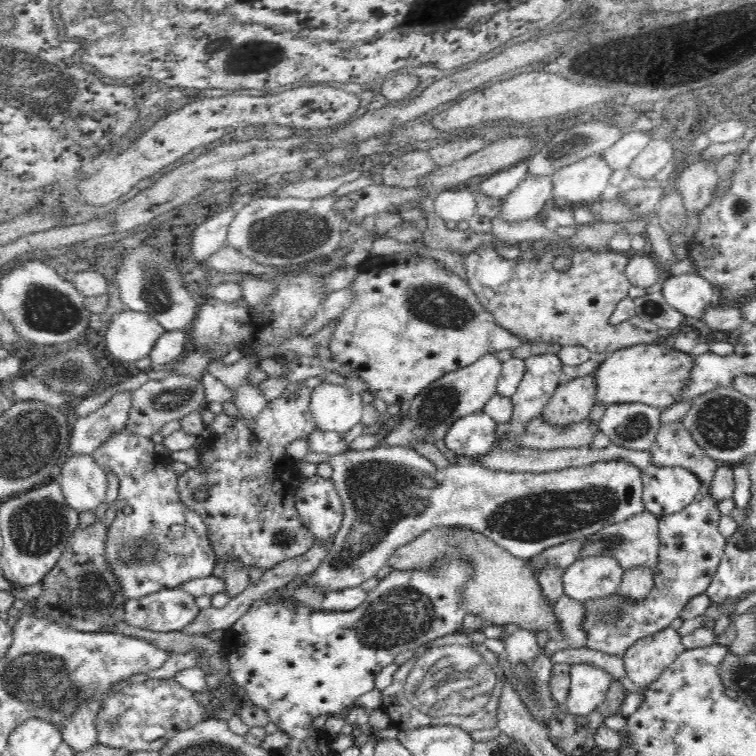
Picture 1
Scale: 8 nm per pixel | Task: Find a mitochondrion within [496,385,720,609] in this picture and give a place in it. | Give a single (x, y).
(637, 427)

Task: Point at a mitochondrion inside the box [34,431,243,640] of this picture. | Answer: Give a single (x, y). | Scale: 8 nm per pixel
(144, 548)

